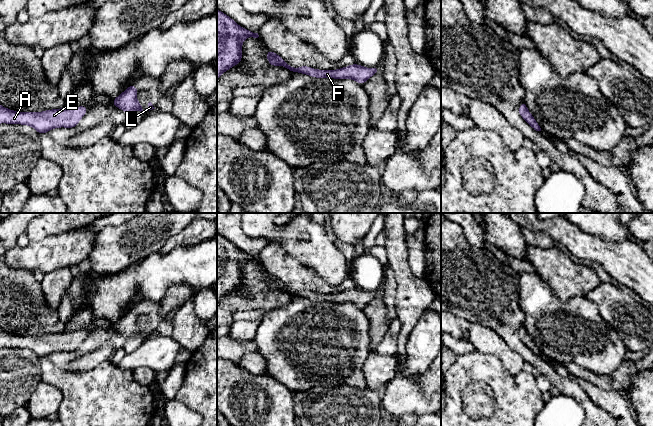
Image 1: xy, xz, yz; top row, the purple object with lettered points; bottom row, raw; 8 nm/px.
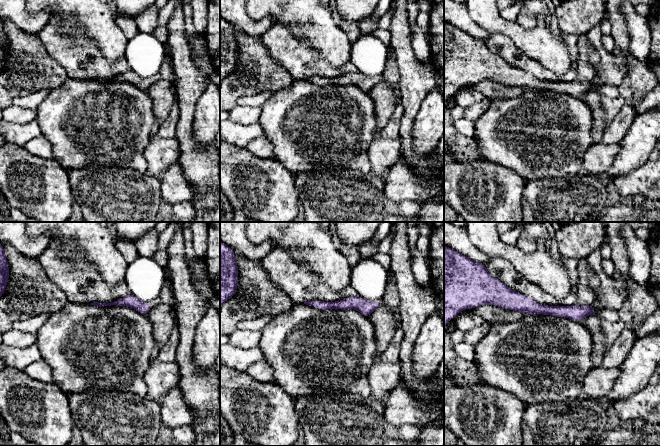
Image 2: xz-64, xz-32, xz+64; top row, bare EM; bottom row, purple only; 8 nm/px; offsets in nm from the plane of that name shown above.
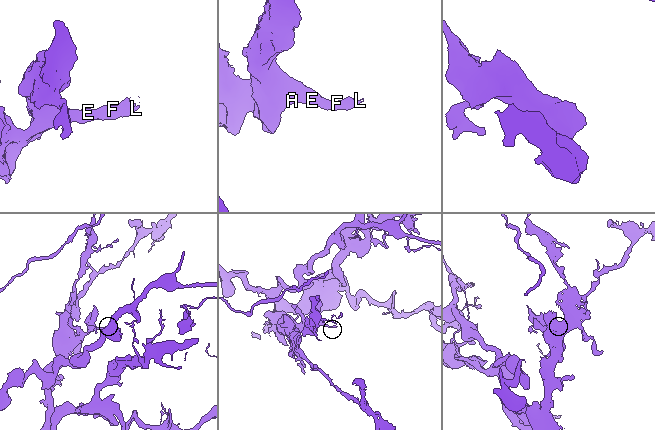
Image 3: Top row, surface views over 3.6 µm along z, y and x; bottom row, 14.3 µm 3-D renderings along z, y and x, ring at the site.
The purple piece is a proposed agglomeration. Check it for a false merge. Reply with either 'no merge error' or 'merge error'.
no merge error

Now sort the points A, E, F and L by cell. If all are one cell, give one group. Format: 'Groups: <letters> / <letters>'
Groups: A E F L

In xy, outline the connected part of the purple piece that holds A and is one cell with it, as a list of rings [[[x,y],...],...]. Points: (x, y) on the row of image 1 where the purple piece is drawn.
[[[0,105],[0,124],[21,124],[33,127],[39,134],[54,128],[74,128],[86,114],[88,106],[51,109],[42,112],[19,112]]]

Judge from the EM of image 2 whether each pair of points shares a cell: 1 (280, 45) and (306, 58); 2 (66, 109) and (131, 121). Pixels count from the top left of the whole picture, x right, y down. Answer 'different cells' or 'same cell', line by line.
1: same cell
2: same cell

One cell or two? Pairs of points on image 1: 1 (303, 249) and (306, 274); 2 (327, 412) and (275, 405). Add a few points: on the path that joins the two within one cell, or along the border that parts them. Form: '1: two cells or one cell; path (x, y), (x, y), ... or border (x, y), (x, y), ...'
1: two cells; border (286, 252), (312, 268), (324, 280)
2: two cells; border (293, 392), (295, 415)

